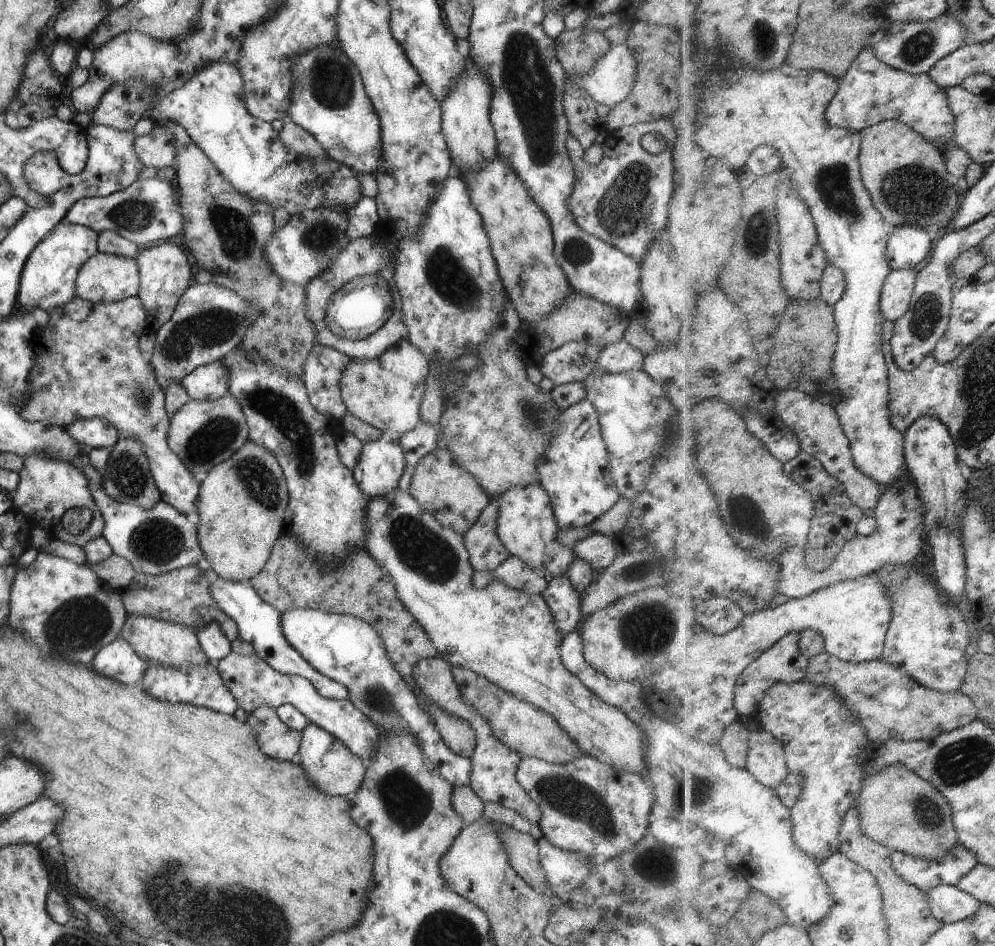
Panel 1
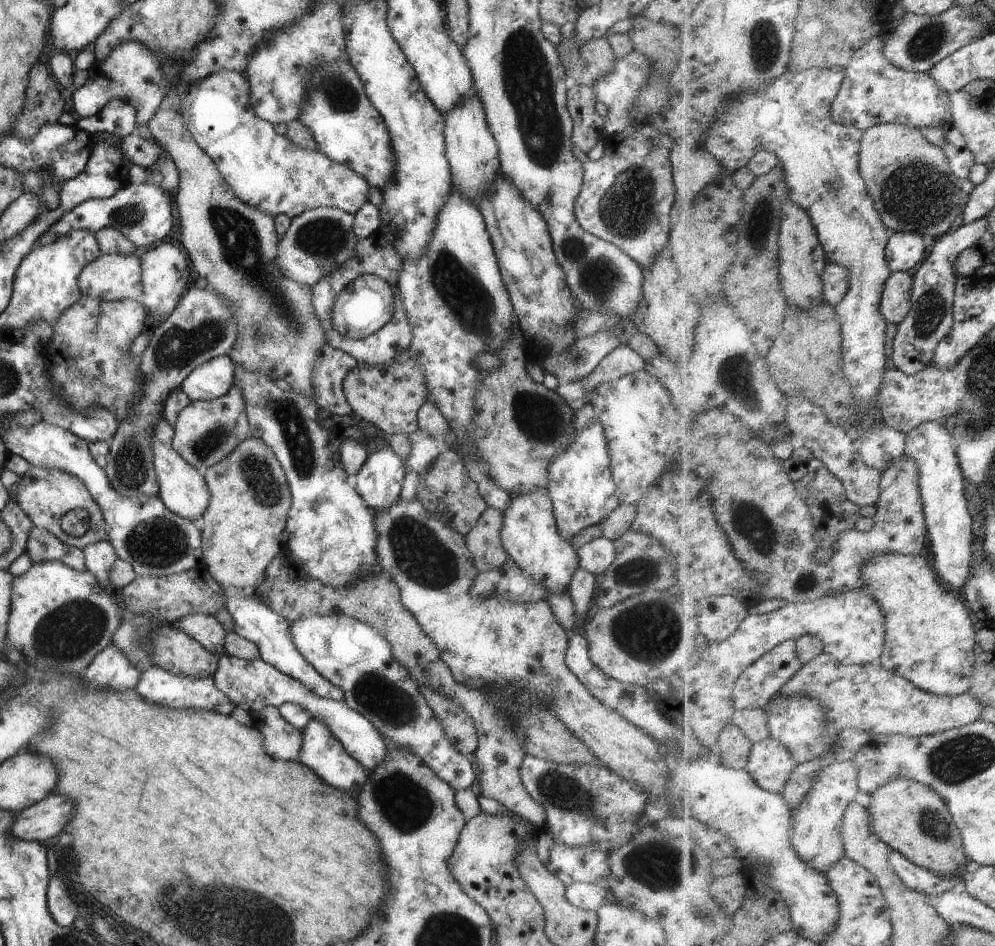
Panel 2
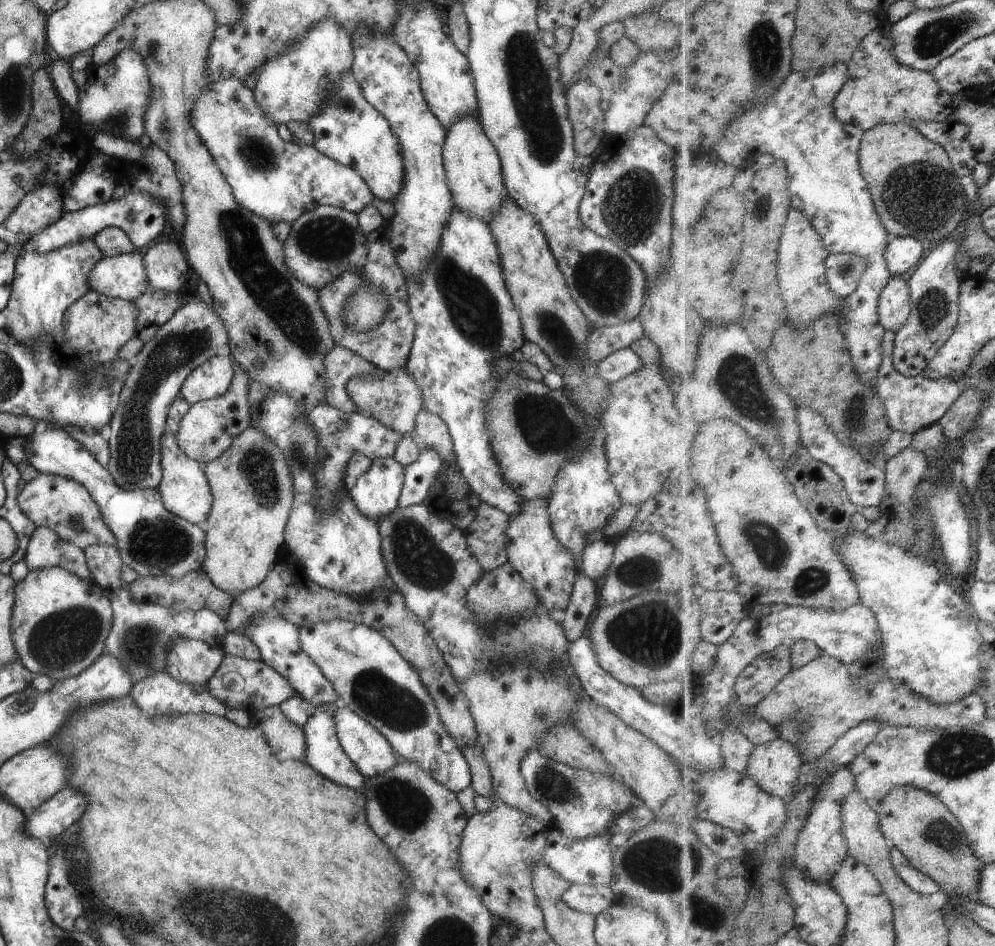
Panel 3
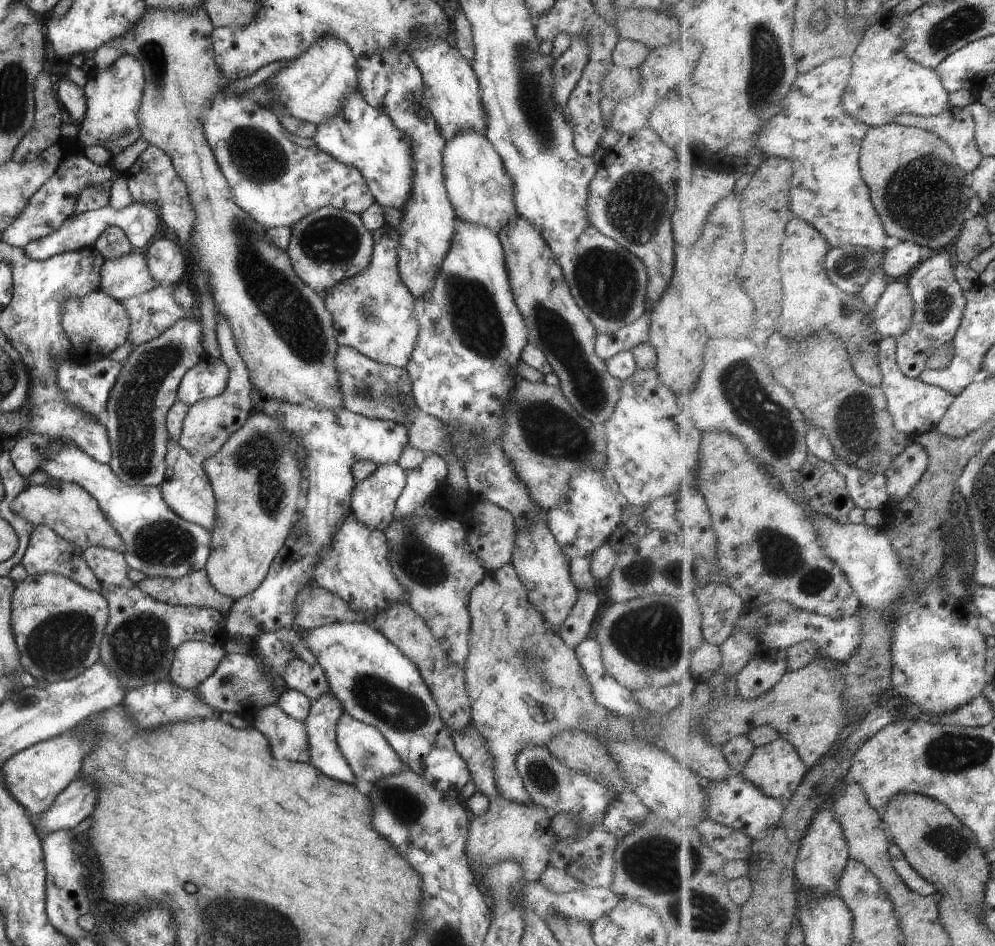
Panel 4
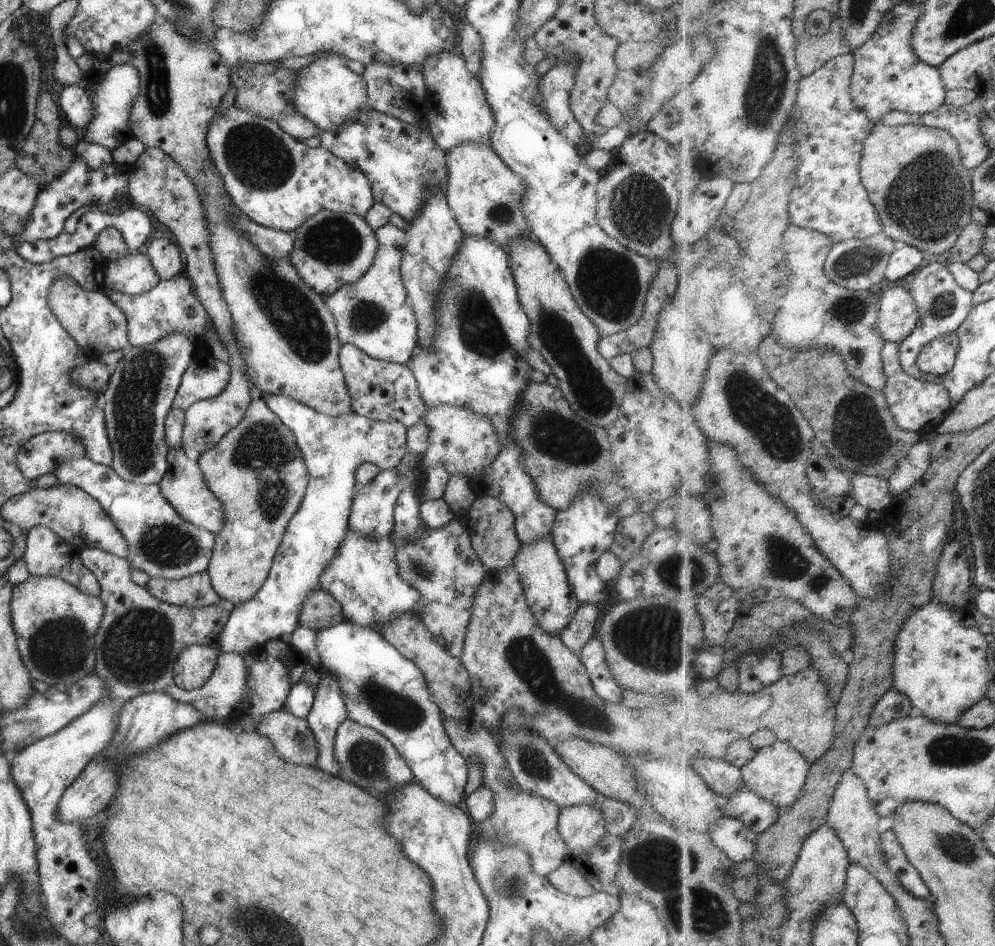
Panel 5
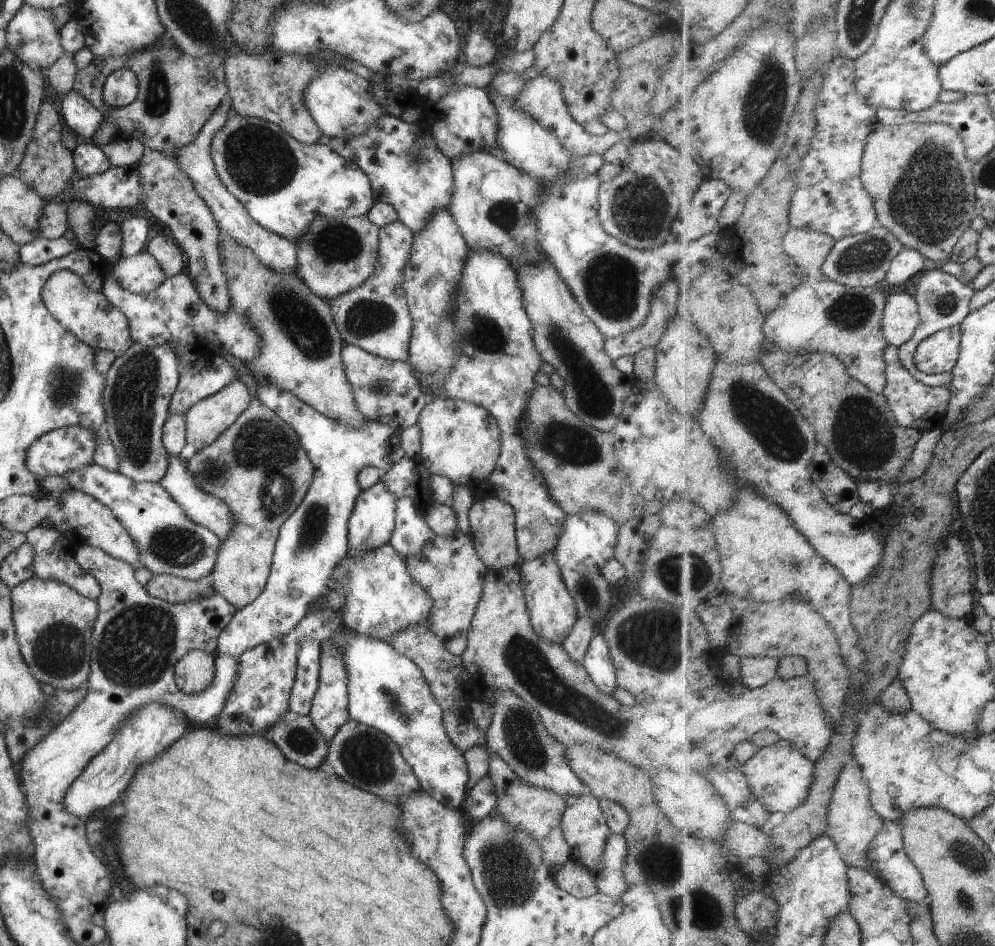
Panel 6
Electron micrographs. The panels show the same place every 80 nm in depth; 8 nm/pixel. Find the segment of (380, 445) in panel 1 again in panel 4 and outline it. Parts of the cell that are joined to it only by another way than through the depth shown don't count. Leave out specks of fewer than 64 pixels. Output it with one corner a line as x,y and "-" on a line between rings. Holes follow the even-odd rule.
389,463
379,465
367,478
355,482
350,496
350,512
355,520
368,529
380,531
390,525
395,519
395,501
404,487
405,479
405,471
397,463

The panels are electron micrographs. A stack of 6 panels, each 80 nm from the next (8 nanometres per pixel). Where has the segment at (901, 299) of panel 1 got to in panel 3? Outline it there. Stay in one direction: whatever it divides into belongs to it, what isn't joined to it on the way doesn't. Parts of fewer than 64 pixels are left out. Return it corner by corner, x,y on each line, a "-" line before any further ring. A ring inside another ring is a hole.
893,276
879,302
879,318
883,328
897,334
907,324
913,310
909,282

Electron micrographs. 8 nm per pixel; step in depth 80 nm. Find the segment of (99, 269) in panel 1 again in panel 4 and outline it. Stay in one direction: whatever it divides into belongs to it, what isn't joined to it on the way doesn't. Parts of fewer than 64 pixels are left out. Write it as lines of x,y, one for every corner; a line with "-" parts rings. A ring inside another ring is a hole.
139,252
104,259
100,266
100,288
116,301
134,297
155,288
145,257

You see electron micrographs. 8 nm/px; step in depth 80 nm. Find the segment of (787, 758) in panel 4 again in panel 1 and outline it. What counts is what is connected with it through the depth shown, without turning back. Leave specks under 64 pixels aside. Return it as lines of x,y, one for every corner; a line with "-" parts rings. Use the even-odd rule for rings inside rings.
769,731
751,733
746,769
760,783
776,789
790,773
783,743

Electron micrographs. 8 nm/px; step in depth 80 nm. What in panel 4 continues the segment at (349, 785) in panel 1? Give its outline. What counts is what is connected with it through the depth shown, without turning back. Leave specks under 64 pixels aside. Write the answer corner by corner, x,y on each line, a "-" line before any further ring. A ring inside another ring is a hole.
331,690
325,691
323,695
310,702
307,716
303,720
310,752
308,763
321,774
335,779
337,782
346,782
351,785
354,782
353,773
336,743
336,724
342,712
341,703
335,698

